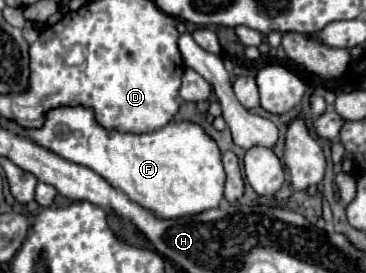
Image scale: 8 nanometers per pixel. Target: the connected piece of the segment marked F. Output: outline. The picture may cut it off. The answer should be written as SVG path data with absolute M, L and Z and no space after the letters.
M60 107L52 109L46 117L46 125L42 129L22 129L22 135L28 135L38 145L54 151L56 155L64 157L66 161L84 165L104 177L114 189L120 189L128 199L142 205L144 209L152 211L158 219L180 219L184 215L198 215L200 211L218 207L224 199L224 183L226 171L222 165L222 151L218 143L198 125L192 121L170 121L166 127L152 131L152 133L120 133L120 131L106 131L94 121L94 113L86 107Z

